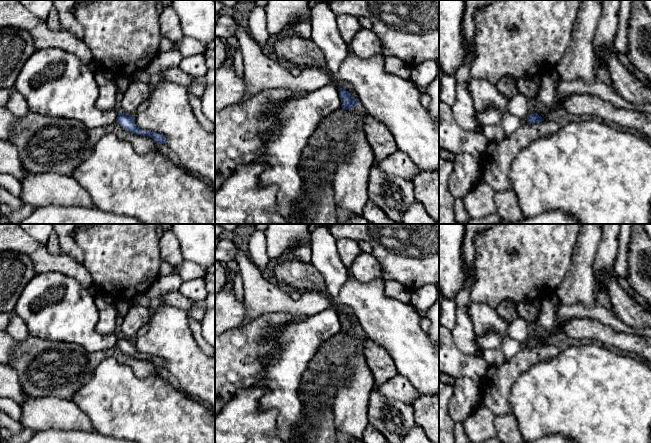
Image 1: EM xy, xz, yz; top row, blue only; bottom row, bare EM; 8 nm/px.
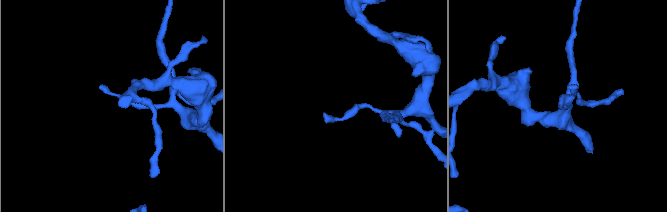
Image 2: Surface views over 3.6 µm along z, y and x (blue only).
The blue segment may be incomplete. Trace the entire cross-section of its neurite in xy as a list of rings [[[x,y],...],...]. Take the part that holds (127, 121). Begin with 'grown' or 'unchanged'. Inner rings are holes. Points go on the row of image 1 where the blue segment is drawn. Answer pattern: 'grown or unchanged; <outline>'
unchanged; [[[120,112],[117,116],[116,122],[122,125],[129,132],[141,136],[151,137],[157,144],[166,144],[167,139],[165,136],[156,132],[149,132],[138,128],[134,122],[133,116],[131,115]]]

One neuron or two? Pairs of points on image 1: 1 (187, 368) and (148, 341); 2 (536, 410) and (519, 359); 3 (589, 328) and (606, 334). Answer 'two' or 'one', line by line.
1: one
2: two
3: one

